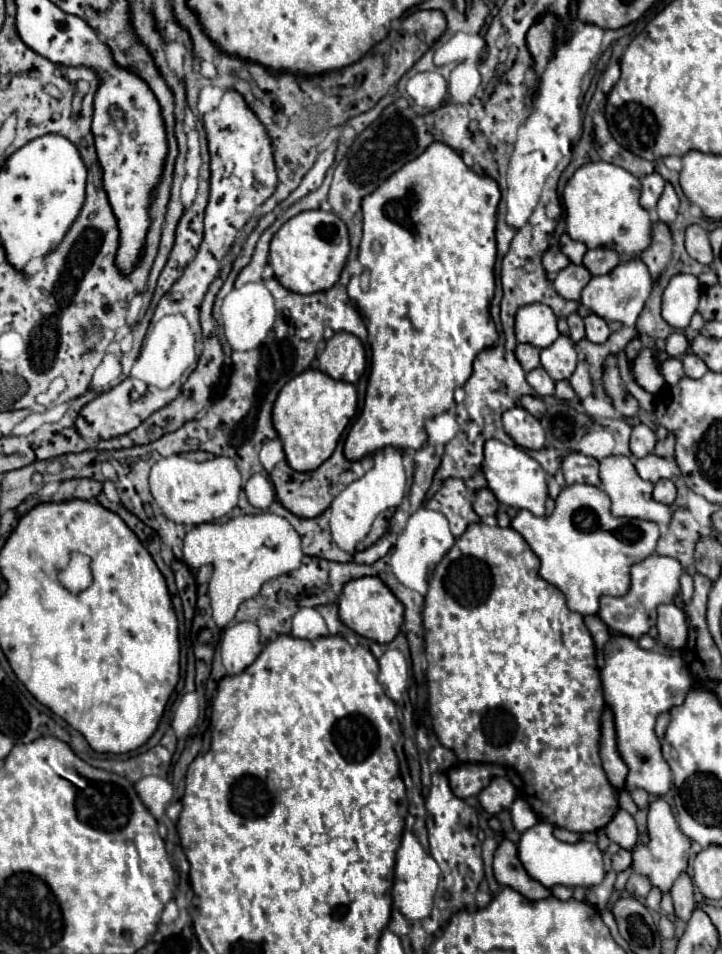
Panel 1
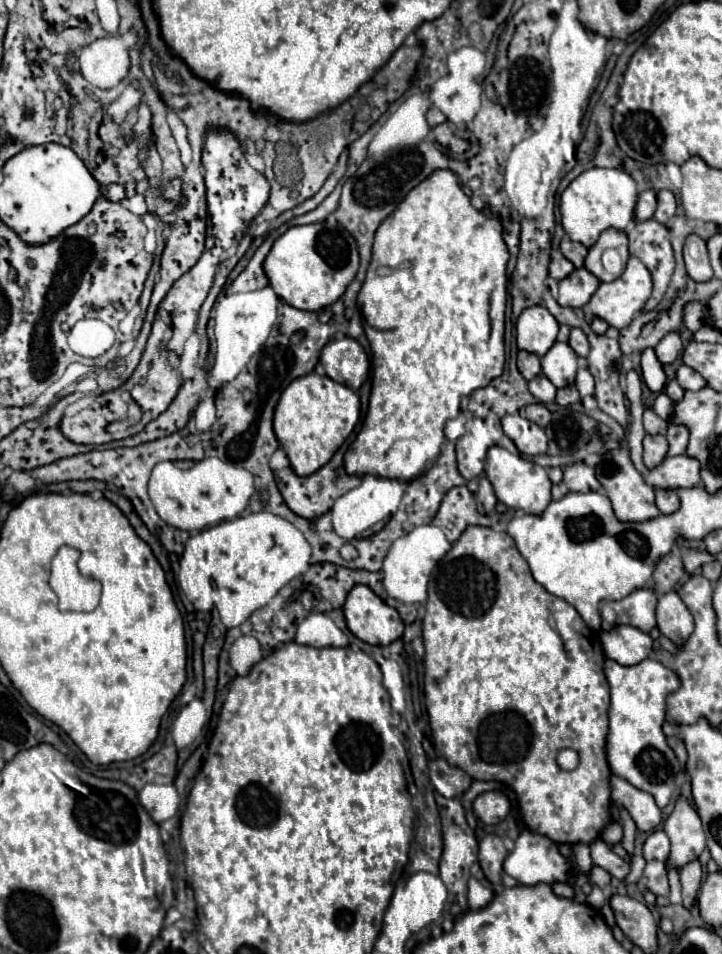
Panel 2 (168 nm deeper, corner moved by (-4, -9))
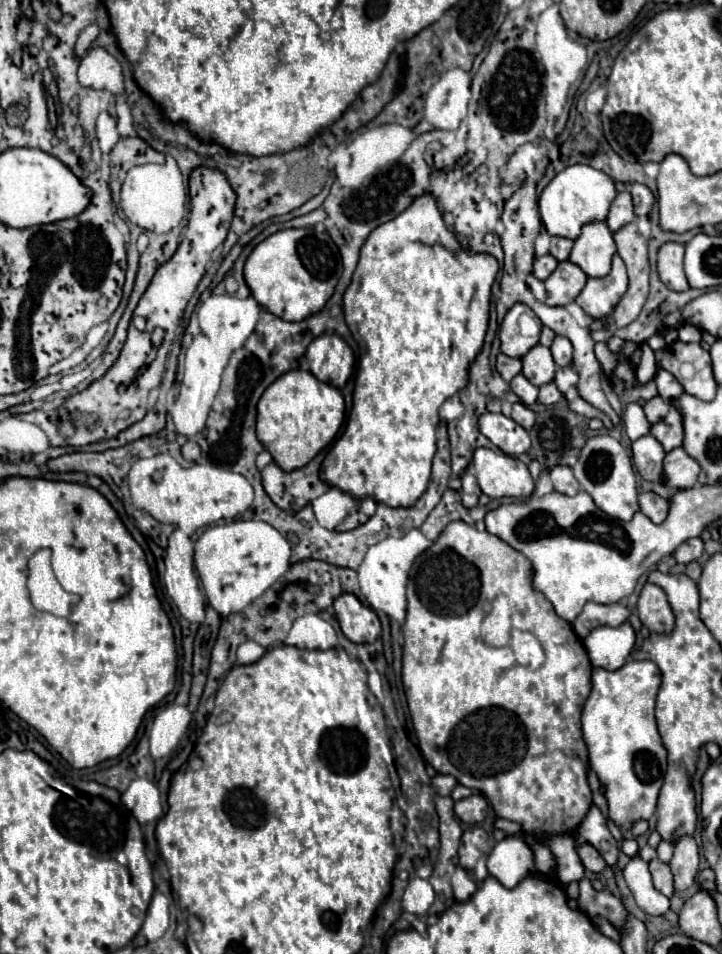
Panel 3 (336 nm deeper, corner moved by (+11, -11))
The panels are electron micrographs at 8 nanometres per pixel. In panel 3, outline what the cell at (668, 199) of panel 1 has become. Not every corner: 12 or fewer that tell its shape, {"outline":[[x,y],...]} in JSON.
{"outline":[[630,185],[634,213],[648,215],[654,207],[654,195],[646,185]]}

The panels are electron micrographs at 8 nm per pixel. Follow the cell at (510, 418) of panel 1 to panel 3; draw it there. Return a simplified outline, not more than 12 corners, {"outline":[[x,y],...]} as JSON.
{"outline":[[486,413],[480,431],[506,455],[530,449],[528,431],[502,413]]}

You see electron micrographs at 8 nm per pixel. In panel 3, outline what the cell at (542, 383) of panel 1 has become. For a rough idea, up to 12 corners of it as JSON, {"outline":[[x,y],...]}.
{"outline":[[524,375],[510,381],[524,405],[536,403],[538,387]]}

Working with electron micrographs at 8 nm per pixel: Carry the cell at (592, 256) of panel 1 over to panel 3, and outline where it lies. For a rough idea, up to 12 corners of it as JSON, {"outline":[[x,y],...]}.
{"outline":[[604,221],[584,225],[570,261],[588,277],[610,273],[616,243]]}

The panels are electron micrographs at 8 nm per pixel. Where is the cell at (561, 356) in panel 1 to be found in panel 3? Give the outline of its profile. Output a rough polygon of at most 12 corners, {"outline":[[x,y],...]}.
{"outline":[[536,345],[524,355],[524,377],[542,387],[554,381],[550,349]]}

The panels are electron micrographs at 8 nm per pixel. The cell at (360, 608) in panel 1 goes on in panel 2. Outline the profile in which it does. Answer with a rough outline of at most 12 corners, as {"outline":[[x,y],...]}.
{"outline":[[353,587],[343,611],[351,633],[389,645],[399,613],[369,587]]}

